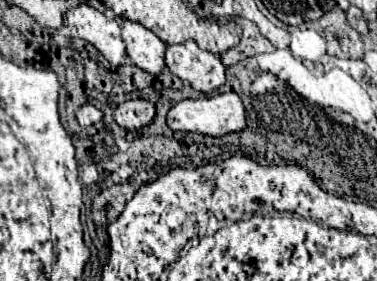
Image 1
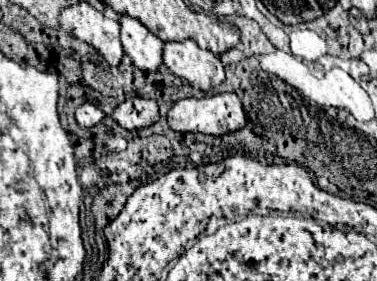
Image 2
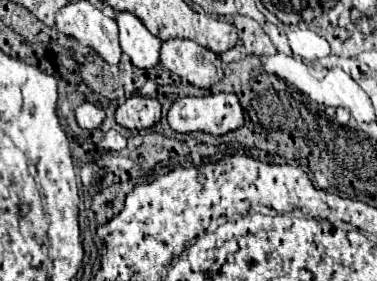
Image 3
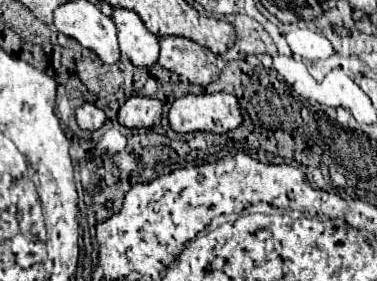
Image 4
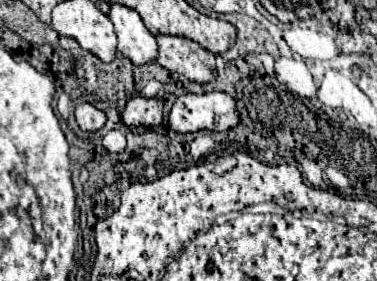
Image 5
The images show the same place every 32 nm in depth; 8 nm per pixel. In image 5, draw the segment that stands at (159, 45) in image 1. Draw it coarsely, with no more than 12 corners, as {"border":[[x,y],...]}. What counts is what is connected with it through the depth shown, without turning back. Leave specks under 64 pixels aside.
{"border":[[110,4],[118,52],[134,64],[156,58],[158,46],[136,10]]}

